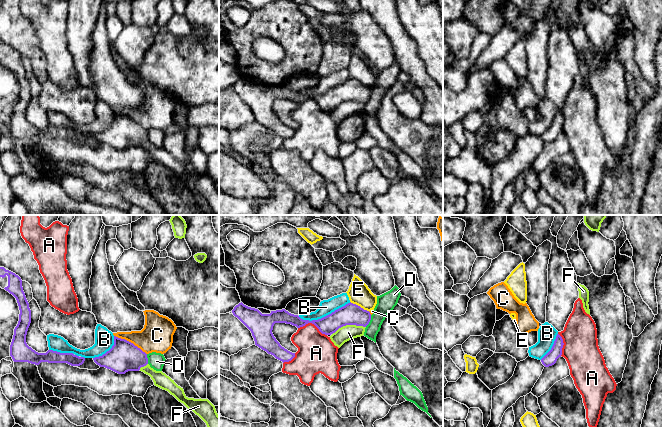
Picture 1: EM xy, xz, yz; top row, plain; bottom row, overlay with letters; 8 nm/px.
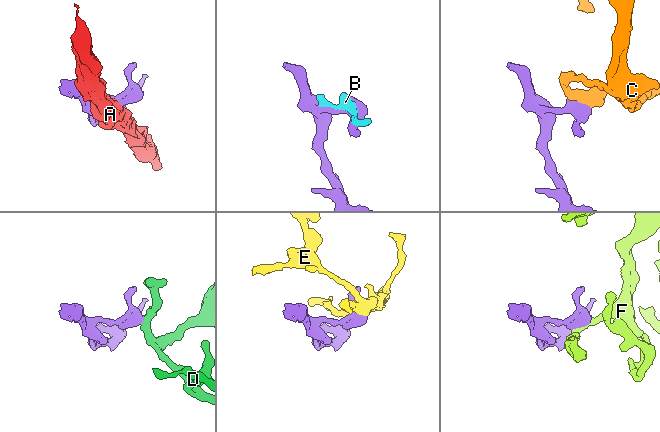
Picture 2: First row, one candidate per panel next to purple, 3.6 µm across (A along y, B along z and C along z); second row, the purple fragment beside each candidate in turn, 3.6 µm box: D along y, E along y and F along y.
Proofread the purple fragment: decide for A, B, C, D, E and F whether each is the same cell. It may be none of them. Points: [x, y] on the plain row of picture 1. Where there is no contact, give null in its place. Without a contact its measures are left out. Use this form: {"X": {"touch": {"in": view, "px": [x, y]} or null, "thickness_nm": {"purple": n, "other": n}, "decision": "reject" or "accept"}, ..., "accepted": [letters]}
{"A": {"touch": {"in": "xz", "px": [312, 99]}, "thickness_nm": {"purple": 150, "other": 300}, "decision": "reject"}, "B": {"touch": {"in": "xz", "px": [325, 92]}, "thickness_nm": {"purple": 180, "other": 120}, "decision": "reject"}, "C": {"touch": {"in": "xy", "px": [130, 118]}, "thickness_nm": {"purple": 240, "other": 260}, "decision": "reject"}, "D": {"touch": {"in": "xz", "px": [369, 97]}, "thickness_nm": {"purple": 180, "other": 150}, "decision": "reject"}, "E": {"touch": {"in": "xz", "px": [359, 82]}, "thickness_nm": {"purple": 180, "other": 170}, "decision": "reject"}, "F": {"touch": {"in": "xz", "px": [348, 100]}, "thickness_nm": {"purple": 180, "other": 120}, "decision": "reject"}, "accepted": []}

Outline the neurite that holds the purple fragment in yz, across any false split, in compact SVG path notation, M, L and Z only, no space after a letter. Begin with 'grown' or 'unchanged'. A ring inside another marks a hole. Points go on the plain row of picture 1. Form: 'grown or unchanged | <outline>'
unchanged | M557 110L551 126L541 135L541 138L545 143L554 141L557 135L561 133L563 121L562 113Z

